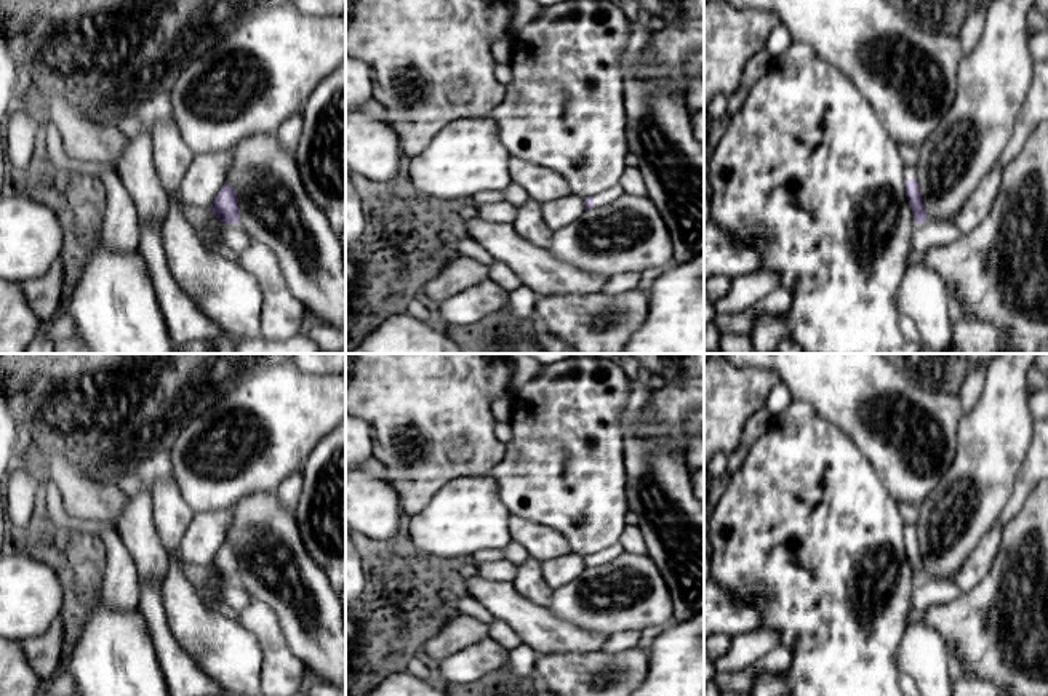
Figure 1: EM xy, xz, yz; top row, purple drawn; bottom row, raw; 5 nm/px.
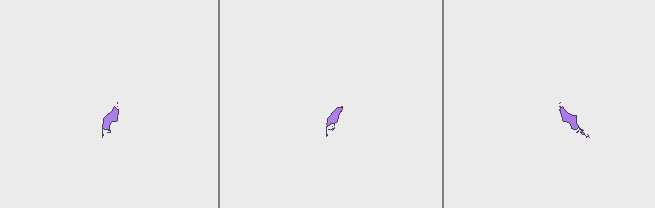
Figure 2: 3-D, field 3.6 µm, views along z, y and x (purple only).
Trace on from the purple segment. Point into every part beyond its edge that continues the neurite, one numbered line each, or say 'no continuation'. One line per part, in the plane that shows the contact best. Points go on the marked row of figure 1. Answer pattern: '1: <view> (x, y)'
1: xz (605, 197)

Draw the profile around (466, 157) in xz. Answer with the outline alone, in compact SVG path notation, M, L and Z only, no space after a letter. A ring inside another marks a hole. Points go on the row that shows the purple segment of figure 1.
M490 115L453 120L418 155L410 158L408 192L438 203L467 203L483 190L504 192L512 182L510 155Z

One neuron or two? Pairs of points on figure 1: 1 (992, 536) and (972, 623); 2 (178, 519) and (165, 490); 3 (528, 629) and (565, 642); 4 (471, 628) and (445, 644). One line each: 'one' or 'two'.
1: two
2: one
3: one
4: one

